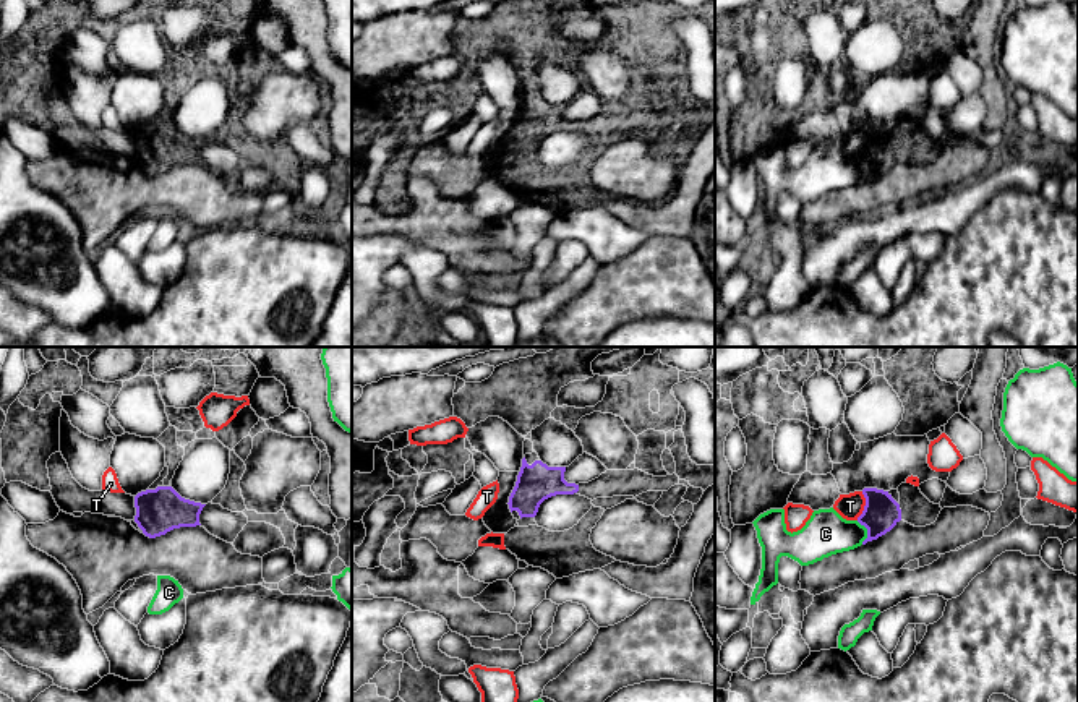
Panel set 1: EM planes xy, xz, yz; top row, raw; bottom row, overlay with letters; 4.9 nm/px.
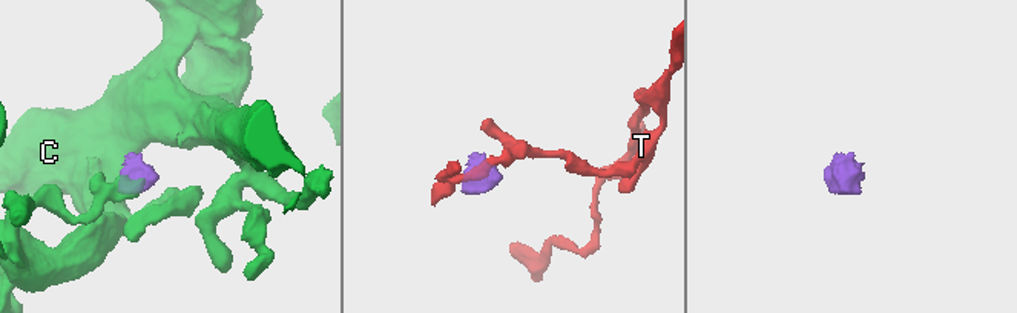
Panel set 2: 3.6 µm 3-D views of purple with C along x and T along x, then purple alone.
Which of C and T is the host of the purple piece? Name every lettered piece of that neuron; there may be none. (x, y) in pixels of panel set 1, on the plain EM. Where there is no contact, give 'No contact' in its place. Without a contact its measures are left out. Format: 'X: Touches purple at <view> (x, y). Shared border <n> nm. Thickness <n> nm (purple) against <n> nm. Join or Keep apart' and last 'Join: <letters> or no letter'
C: Touches purple at yz (868, 169). Shared border 120 nm. Thickness 180 nm (purple) against 220 nm. Keep apart
T: Touches purple at yz (864, 143). Shared border 150 nm. Thickness 180 nm (purple) against 130 nm. Keep apart
Join: no letter

